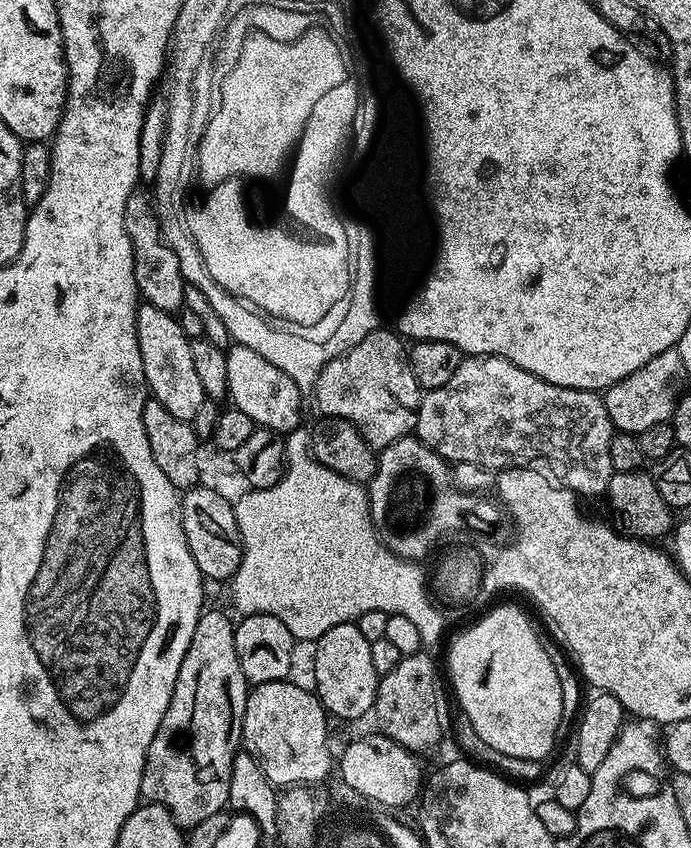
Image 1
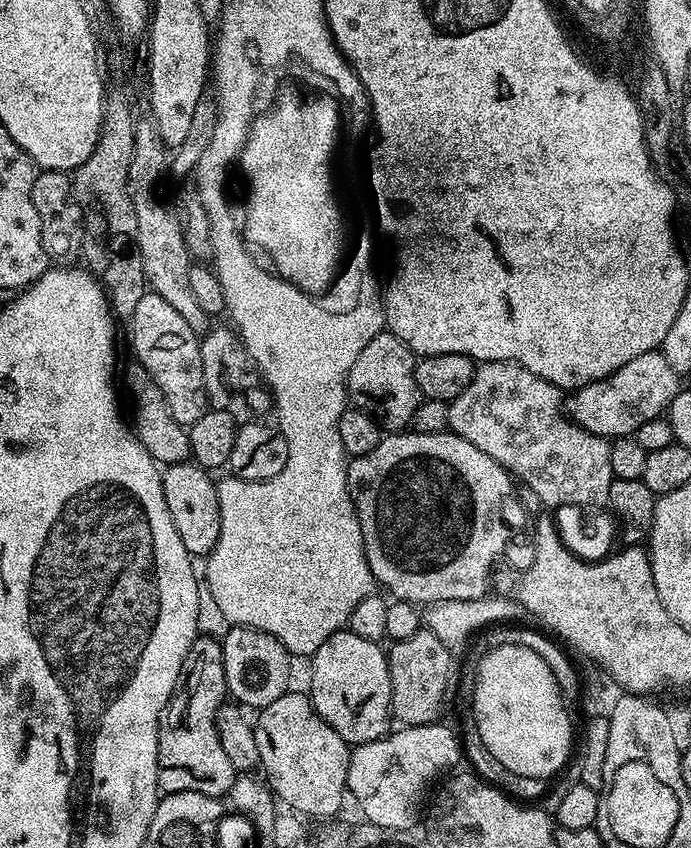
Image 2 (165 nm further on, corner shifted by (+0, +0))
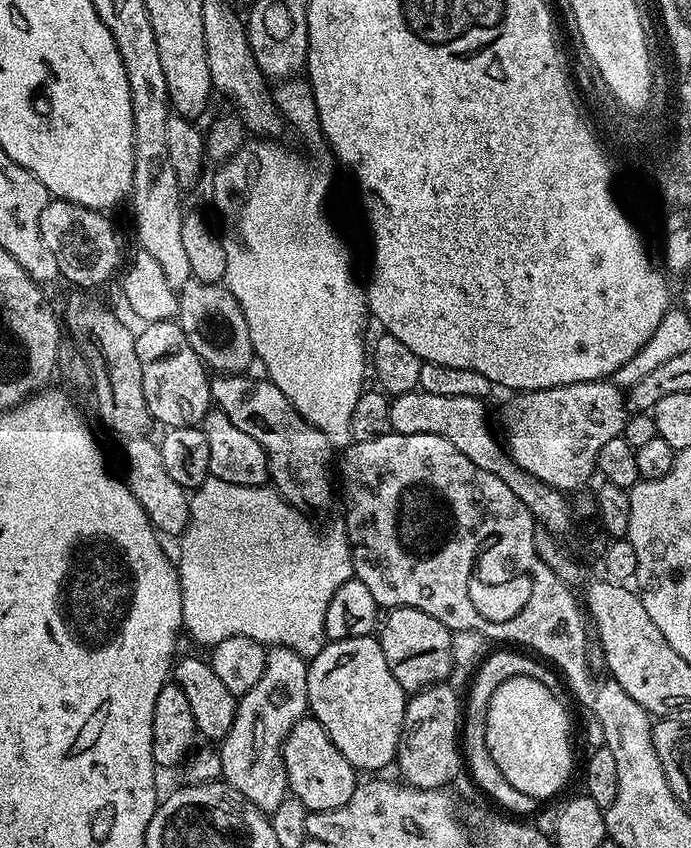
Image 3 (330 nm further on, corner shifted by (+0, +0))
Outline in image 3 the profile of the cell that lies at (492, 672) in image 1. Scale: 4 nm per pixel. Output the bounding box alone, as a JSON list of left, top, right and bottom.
[486,676,572,802]

